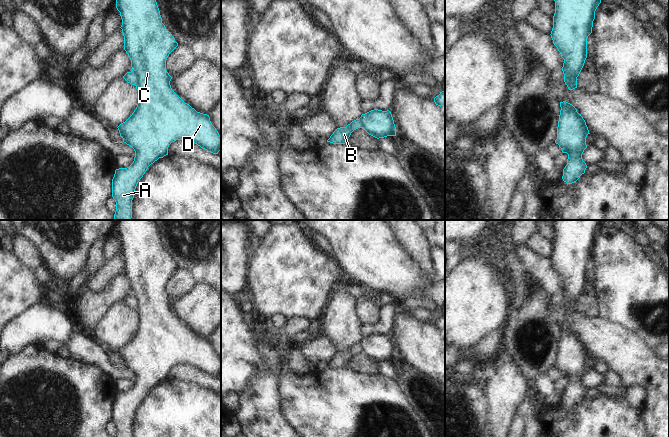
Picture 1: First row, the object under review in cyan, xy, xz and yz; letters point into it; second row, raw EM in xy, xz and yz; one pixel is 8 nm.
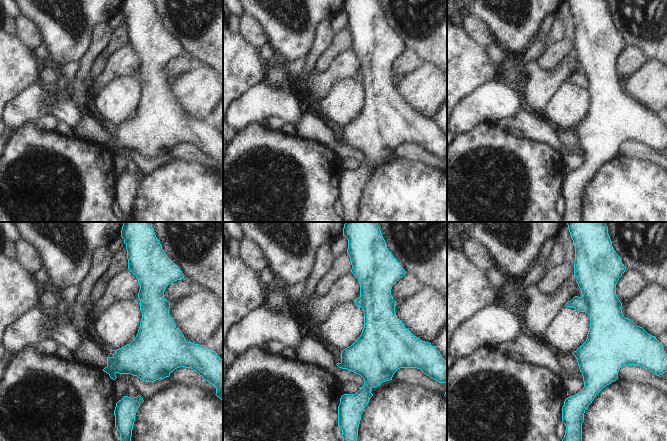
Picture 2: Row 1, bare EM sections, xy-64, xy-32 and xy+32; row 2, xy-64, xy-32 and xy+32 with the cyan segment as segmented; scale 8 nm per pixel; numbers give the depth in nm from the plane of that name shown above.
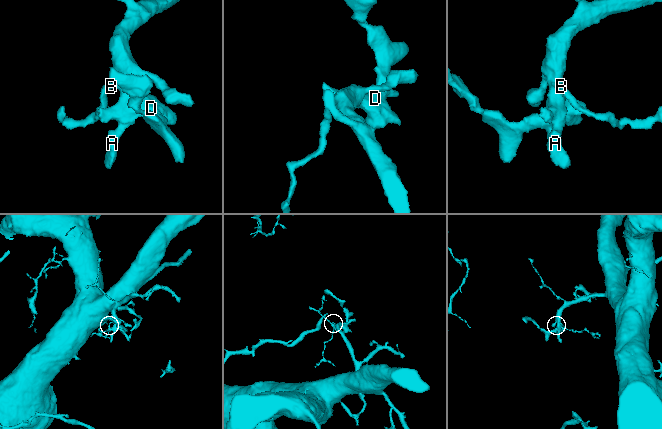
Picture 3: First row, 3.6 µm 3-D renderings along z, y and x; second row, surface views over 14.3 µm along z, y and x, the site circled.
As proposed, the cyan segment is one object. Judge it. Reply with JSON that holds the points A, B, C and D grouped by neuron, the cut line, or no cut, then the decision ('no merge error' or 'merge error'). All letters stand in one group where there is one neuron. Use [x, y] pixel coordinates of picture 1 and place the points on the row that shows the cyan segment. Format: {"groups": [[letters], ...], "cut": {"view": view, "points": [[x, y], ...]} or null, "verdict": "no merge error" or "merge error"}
{"groups": [["A", "C", "D"], ["B"]], "cut": {"view": "xy", "points": [[131, 71], [136, 76], [136, 85]]}, "verdict": "merge error"}

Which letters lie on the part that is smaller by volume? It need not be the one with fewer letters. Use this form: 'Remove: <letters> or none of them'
Remove: B

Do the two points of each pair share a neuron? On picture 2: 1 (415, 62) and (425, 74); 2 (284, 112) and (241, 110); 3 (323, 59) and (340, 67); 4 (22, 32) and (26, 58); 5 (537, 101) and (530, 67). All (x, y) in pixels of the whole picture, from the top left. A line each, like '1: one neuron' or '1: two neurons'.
1: two neurons
2: one neuron
3: two neurons
4: two neurons
5: one neuron

